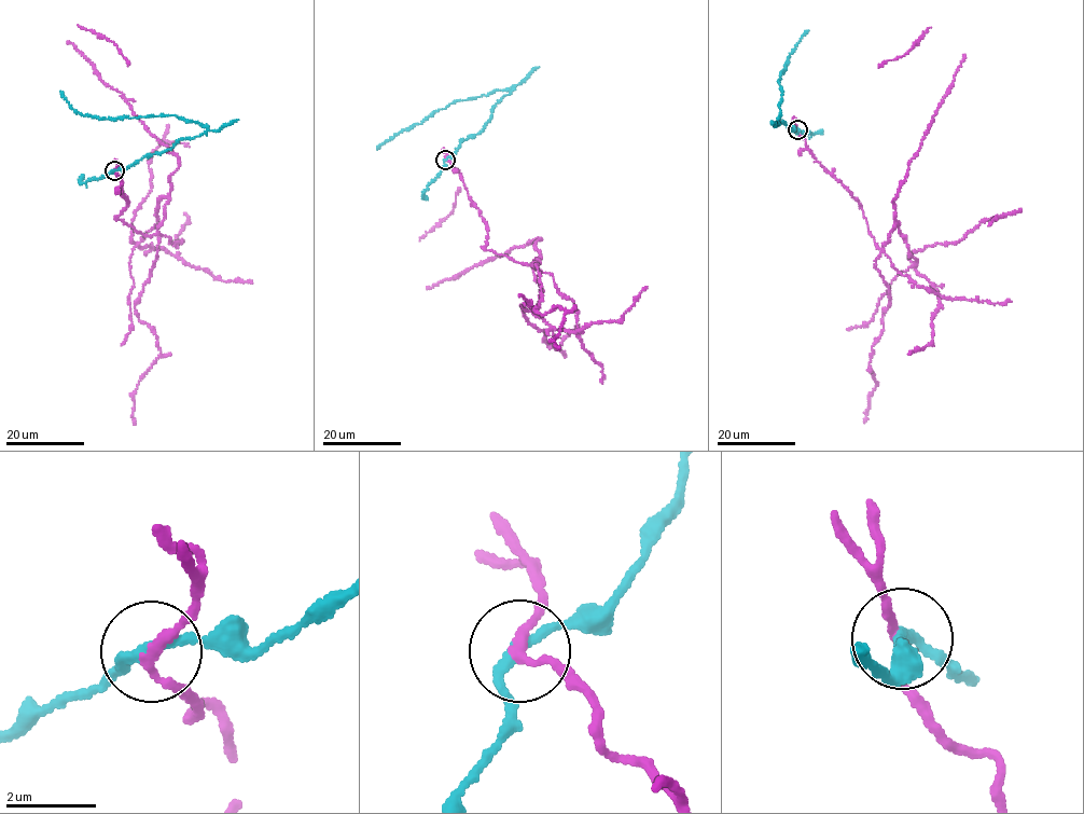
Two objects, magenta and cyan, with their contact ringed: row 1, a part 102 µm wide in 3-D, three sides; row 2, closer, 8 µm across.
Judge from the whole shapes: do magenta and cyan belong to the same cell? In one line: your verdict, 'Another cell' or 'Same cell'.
Another cell

